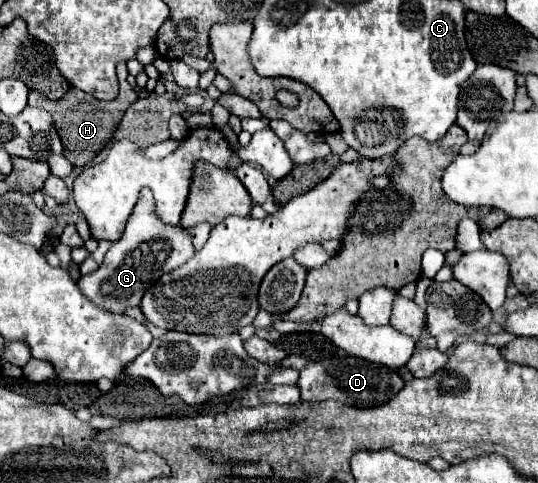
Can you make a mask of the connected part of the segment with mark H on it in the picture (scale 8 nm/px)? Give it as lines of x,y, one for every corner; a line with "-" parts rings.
120,62
116,67
116,73
119,81
119,96
111,102
103,102
103,100
97,100
95,96
87,94
87,92
81,92
79,88
71,88
61,100
53,102
53,100
47,100
41,92
29,92
29,106
35,106
35,108
43,108
47,110
51,116
53,116
53,122
55,122
55,128
57,128
57,134
63,142
63,156
73,164
73,166
85,166
87,162
91,162
99,152
101,148
111,140
115,128
117,128
117,122
123,118
125,110
137,100
137,94
135,90
127,84
127,76
129,75
126,63

